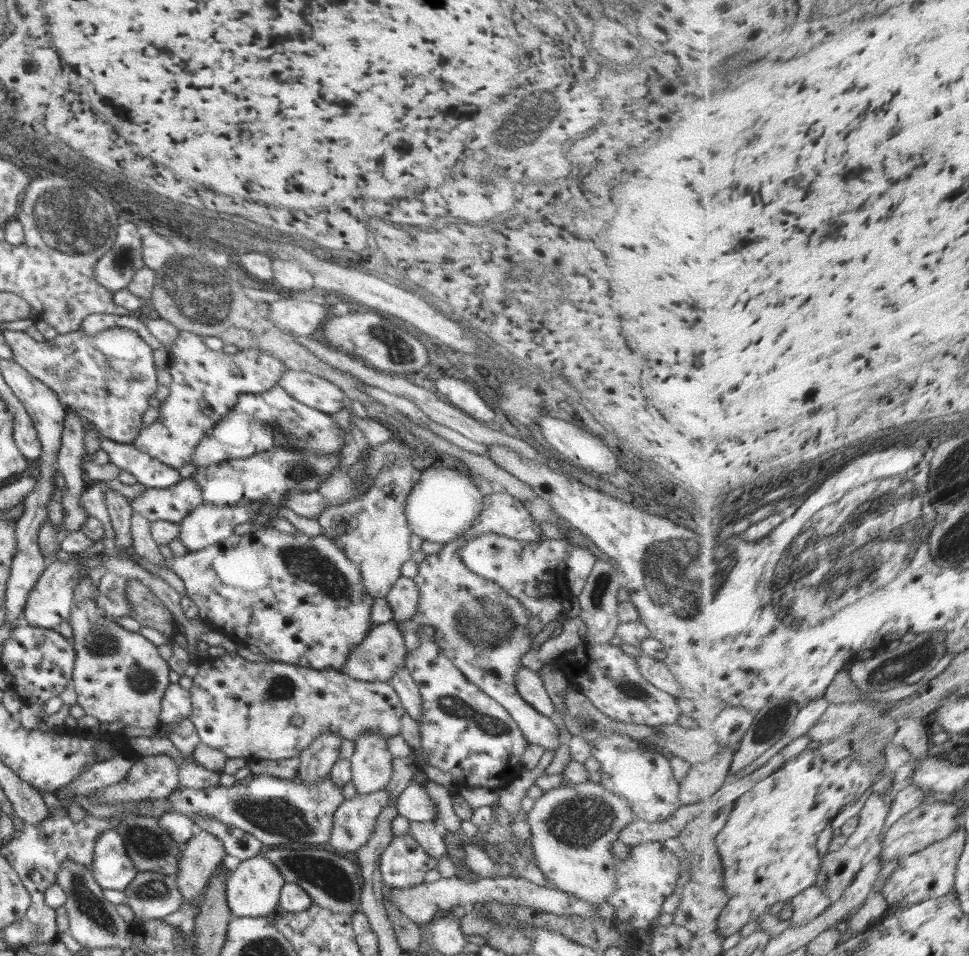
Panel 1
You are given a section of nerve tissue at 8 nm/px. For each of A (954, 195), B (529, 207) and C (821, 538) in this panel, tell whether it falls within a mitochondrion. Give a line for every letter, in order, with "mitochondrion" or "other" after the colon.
A: other
B: other
C: mitochondrion

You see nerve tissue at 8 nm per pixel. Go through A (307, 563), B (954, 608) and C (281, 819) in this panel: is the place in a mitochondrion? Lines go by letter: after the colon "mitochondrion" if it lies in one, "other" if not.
A: mitochondrion
B: other
C: mitochondrion

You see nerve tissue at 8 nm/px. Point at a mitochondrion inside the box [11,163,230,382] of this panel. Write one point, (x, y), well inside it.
(74, 226)

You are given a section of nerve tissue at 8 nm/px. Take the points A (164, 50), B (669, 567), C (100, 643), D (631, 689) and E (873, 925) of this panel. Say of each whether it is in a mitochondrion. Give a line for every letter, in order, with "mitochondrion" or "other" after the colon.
A: other
B: mitochondrion
C: mitochondrion
D: mitochondrion
E: other

